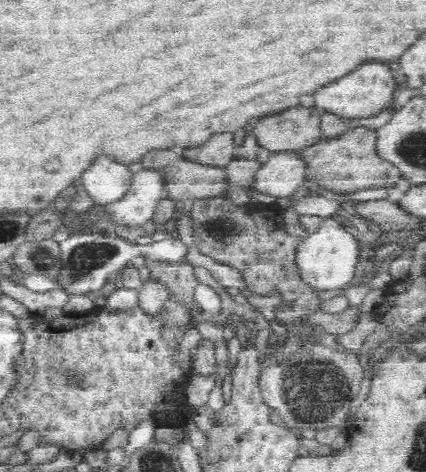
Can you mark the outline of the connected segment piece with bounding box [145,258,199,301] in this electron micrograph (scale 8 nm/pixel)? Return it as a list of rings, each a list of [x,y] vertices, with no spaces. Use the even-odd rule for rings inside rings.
[[[146,258],[145,266],[149,268],[151,277],[171,288],[177,298],[188,301],[195,296],[195,288],[199,282],[194,277],[193,266],[186,260],[170,262]]]

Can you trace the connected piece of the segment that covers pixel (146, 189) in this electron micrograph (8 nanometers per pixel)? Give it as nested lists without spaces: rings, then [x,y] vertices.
[[[144,167],[132,176],[130,190],[122,200],[105,208],[109,226],[115,224],[131,227],[144,226],[155,213],[160,200],[167,196],[167,178],[161,168]]]

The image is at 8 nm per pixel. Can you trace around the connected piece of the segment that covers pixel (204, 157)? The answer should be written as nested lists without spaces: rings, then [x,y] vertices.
[[[222,132],[210,136],[204,144],[194,144],[183,148],[183,156],[212,166],[227,165],[234,156],[234,132]]]

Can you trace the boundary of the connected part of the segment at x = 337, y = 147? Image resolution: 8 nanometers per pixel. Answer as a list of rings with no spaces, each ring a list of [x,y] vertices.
[[[364,128],[348,130],[336,140],[322,140],[320,143],[305,147],[301,155],[309,160],[307,179],[318,182],[324,188],[336,193],[352,193],[357,190],[382,190],[394,188],[401,178],[400,171],[376,154],[375,132]]]

